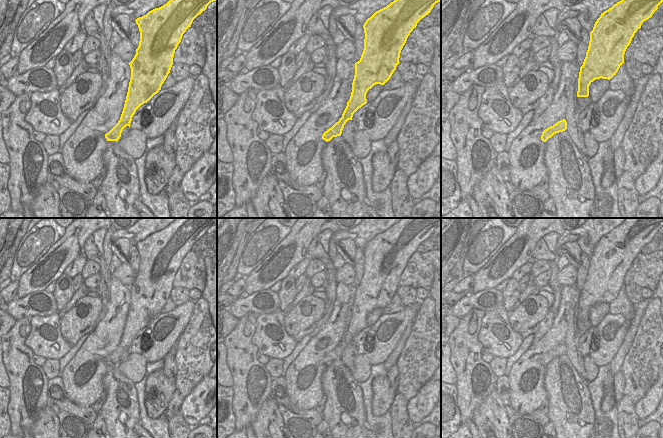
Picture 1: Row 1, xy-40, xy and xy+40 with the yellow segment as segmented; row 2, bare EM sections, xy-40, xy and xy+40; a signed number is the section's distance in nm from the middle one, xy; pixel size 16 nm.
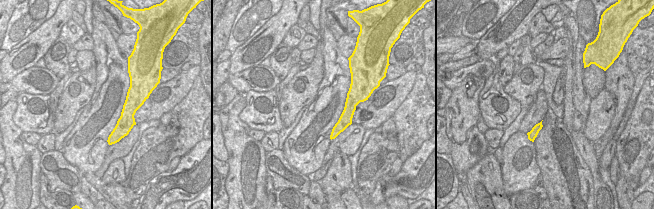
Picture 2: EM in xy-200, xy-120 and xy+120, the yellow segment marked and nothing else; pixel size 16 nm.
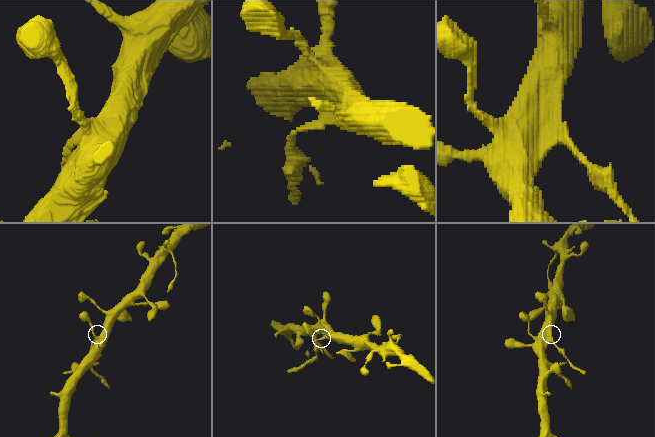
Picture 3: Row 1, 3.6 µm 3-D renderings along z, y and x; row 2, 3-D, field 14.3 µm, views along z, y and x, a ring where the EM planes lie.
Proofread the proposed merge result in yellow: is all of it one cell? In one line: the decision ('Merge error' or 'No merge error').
Merge error.

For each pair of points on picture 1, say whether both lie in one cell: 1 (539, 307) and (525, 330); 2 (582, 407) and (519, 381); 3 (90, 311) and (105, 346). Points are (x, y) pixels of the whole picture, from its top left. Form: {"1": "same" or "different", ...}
{"1": "same", "2": "different", "3": "different"}

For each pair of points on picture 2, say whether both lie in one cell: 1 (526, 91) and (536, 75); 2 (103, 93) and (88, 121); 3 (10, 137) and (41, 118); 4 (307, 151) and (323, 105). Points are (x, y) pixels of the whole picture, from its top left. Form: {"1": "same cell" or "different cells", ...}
{"1": "same cell", "2": "same cell", "3": "different cells", "4": "same cell"}

